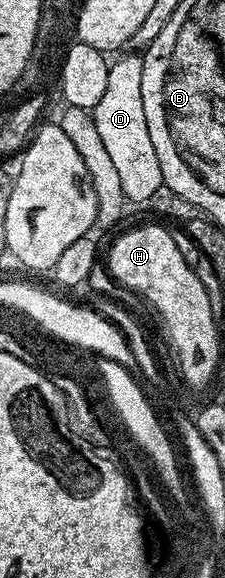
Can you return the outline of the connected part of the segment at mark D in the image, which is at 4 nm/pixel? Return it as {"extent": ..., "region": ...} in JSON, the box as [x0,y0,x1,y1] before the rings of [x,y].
{"extent":[92,54,164,204],"region":[[[139,54],[113,60],[110,63],[107,88],[92,109],[96,129],[120,176],[125,200],[131,204],[148,203],[156,189],[164,185],[156,149],[153,148],[144,116],[143,94],[140,90],[142,80],[143,61]]]}

